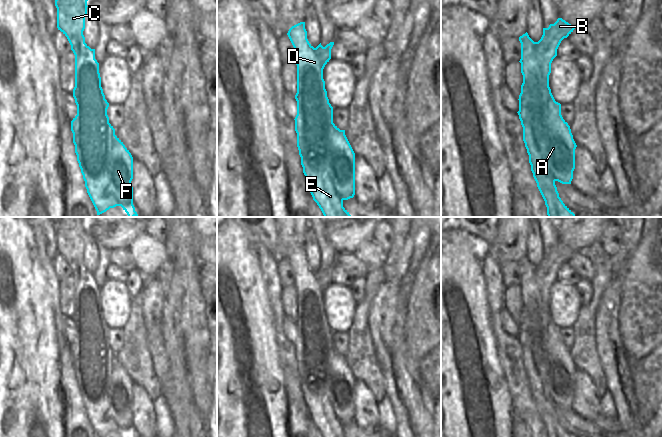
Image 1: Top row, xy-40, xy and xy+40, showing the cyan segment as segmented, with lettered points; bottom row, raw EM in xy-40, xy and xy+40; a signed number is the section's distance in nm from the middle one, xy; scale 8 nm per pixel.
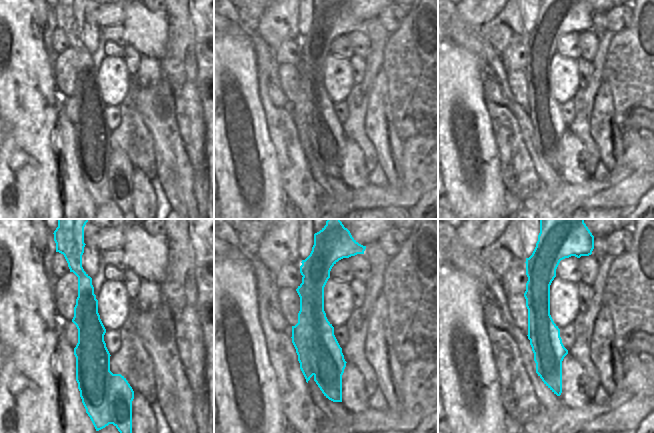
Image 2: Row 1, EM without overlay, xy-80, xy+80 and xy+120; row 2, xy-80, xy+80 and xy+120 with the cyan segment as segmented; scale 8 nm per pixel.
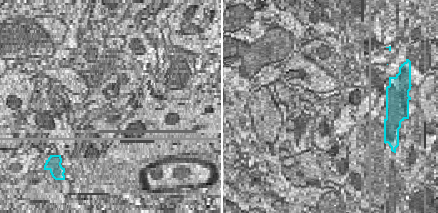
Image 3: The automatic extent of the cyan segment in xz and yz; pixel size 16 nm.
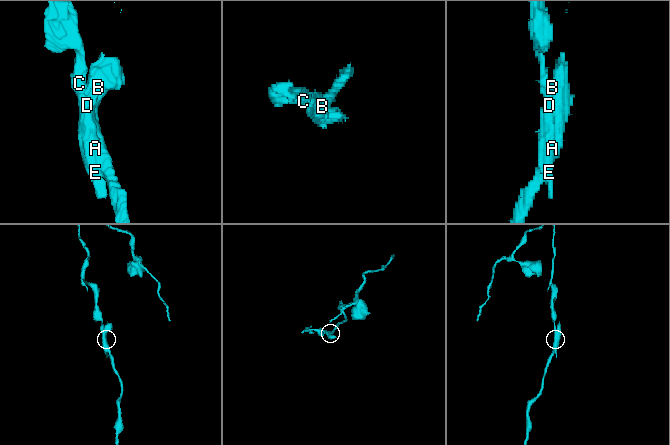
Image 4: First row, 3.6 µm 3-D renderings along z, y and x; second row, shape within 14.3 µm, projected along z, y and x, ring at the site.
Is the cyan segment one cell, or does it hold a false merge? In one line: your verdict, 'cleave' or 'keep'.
cleave

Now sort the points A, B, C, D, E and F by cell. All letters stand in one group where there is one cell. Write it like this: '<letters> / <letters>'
A B F / C D E

